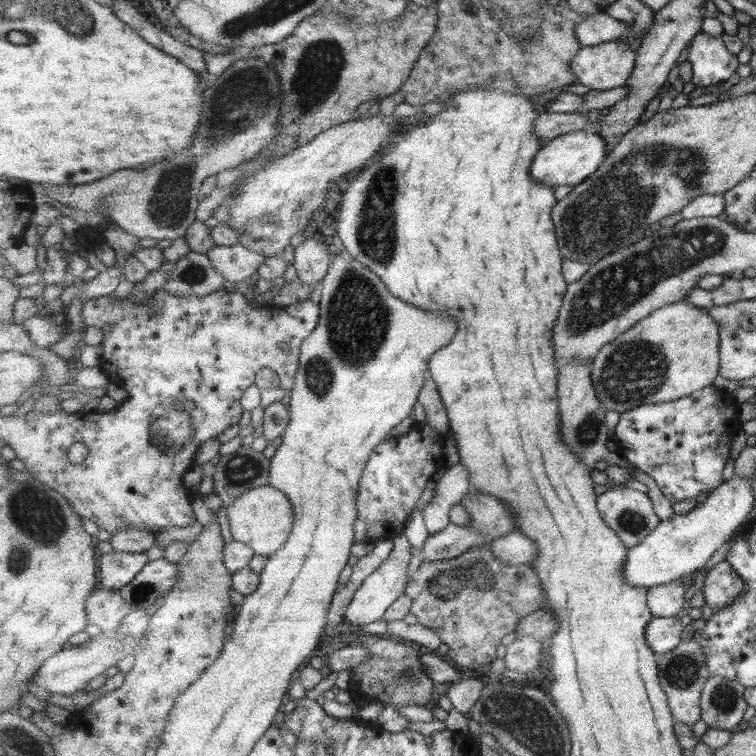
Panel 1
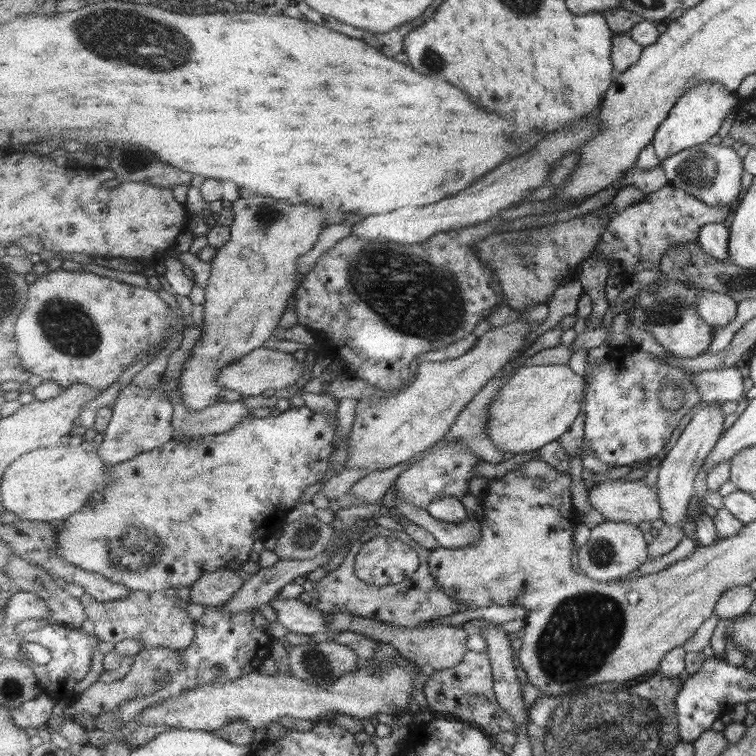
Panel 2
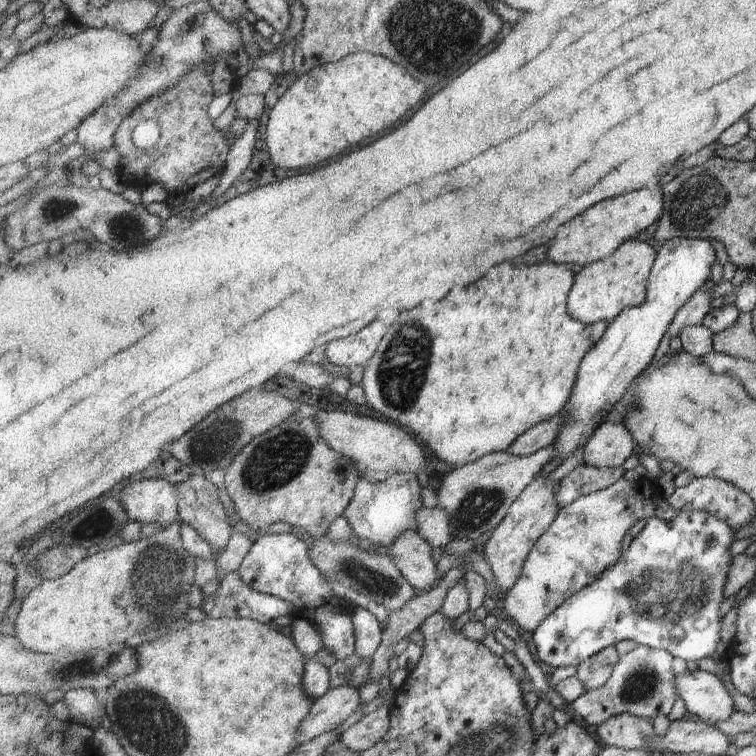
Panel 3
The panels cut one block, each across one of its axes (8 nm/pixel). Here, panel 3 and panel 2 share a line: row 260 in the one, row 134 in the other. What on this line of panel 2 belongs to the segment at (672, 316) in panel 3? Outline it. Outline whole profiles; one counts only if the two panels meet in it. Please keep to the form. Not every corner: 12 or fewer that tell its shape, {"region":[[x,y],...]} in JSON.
{"region":[[720,82],[682,94],[652,142],[661,162],[713,136],[738,95]]}

